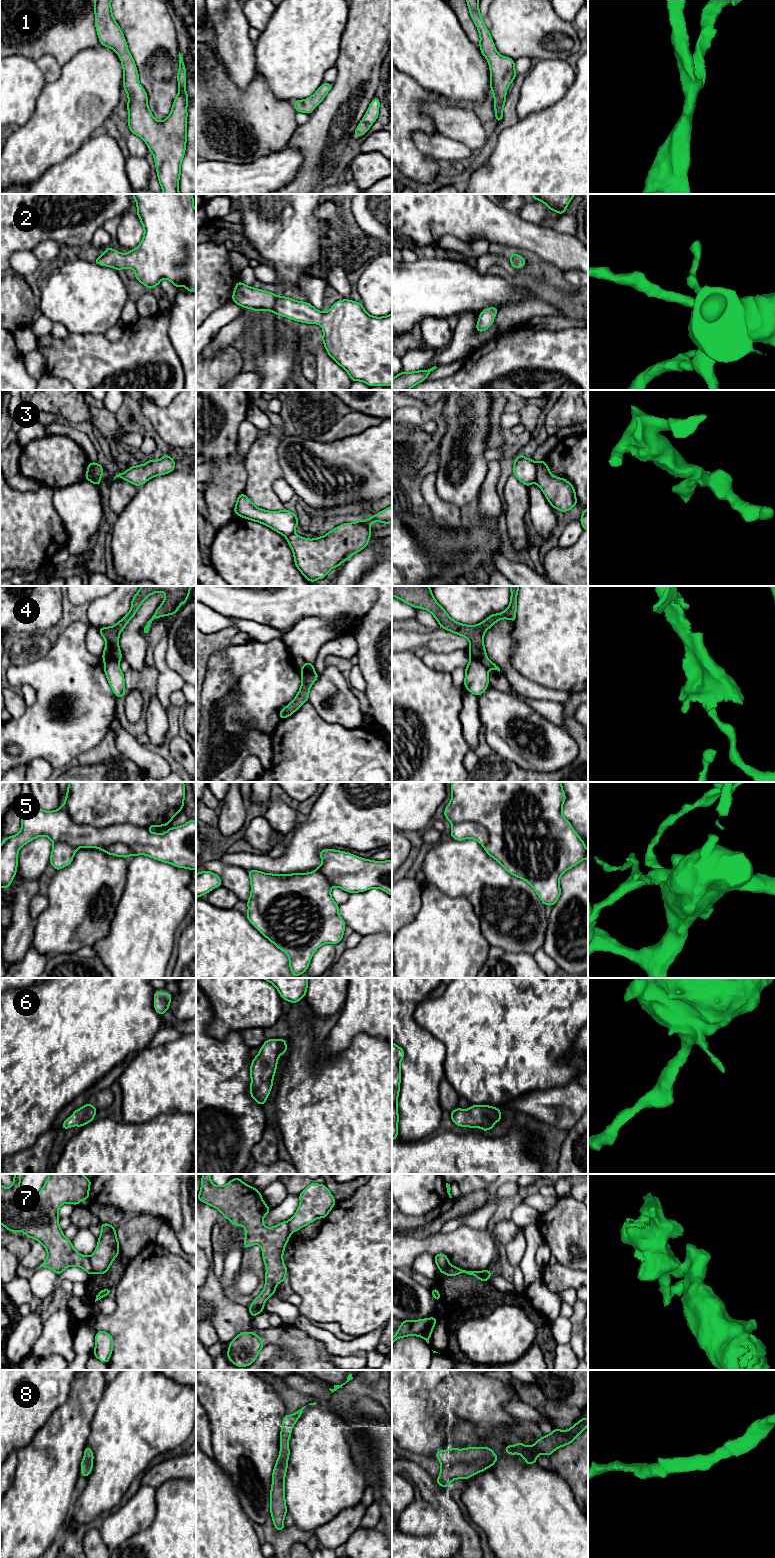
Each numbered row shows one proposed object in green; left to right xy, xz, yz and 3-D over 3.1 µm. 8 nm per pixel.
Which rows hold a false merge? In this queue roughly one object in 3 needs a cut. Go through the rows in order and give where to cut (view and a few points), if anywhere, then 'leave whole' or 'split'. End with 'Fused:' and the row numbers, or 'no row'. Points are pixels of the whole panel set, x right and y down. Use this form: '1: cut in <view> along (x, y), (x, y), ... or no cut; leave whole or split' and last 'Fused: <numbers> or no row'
1: no cut; leave whole
2: no cut; leave whole
3: cut in yz along (537, 463), (535, 481); split
4: cut in yz along (471, 657), (478, 660), (487, 669); split
5: cut in xy along (62, 806), (77, 823), (96, 827), (132, 823), (147, 828); split
6: no cut; leave whole
7: cut in xy along (88, 1257), (94, 1272); split
8: no cut; leave whole
Fused: 3, 4, 5, 7

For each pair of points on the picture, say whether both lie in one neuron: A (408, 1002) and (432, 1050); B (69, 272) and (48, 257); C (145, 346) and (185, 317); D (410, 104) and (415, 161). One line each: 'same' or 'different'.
A: same
B: different
C: different
D: same

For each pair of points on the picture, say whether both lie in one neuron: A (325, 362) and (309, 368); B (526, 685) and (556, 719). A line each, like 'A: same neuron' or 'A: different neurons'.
A: different neurons
B: different neurons

